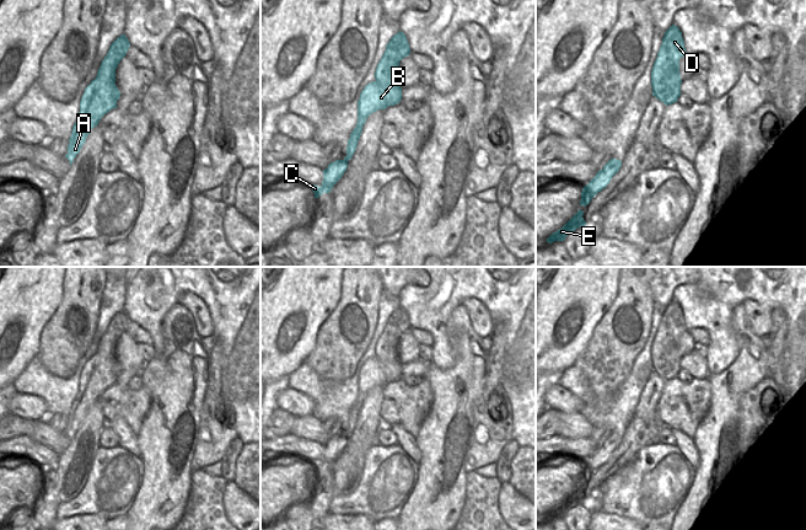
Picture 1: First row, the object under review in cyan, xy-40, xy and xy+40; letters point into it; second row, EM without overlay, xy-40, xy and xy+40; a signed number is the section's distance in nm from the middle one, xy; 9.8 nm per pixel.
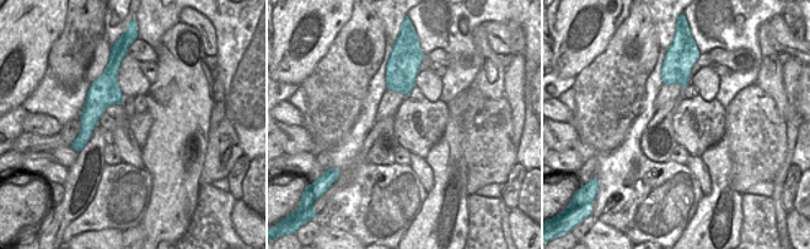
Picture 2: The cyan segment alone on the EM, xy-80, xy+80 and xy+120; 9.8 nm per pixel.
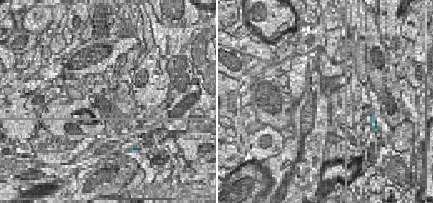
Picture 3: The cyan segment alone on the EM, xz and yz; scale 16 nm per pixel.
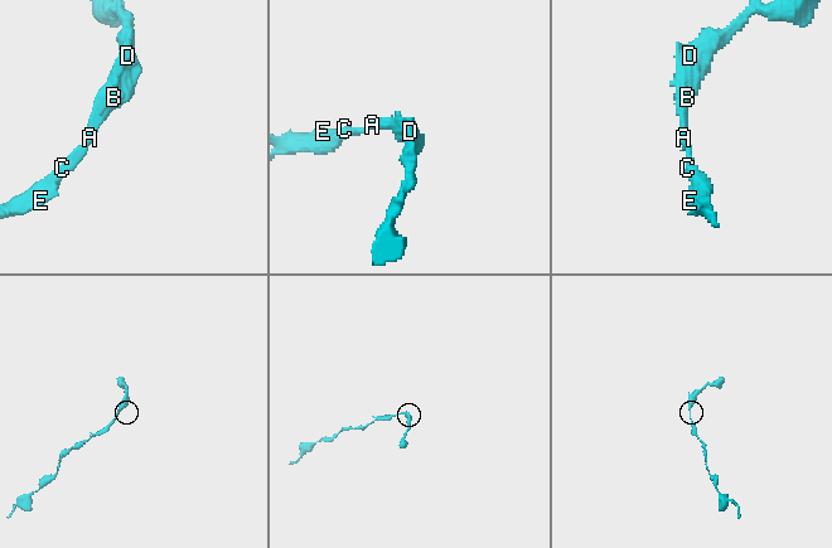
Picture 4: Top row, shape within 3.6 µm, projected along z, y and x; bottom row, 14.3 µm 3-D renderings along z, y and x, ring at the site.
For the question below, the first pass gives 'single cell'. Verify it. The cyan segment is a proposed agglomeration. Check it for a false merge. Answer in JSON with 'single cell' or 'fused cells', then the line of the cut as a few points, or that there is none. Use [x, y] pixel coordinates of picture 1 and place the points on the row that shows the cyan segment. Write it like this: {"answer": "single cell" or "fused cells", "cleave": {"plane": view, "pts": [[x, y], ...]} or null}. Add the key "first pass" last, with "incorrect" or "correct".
{"answer": "single cell", "cleave": null, "first pass": "correct"}

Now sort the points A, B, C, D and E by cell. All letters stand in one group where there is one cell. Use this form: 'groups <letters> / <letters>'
groups A B C D E

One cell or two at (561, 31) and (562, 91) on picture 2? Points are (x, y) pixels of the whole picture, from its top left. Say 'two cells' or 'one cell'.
two cells

